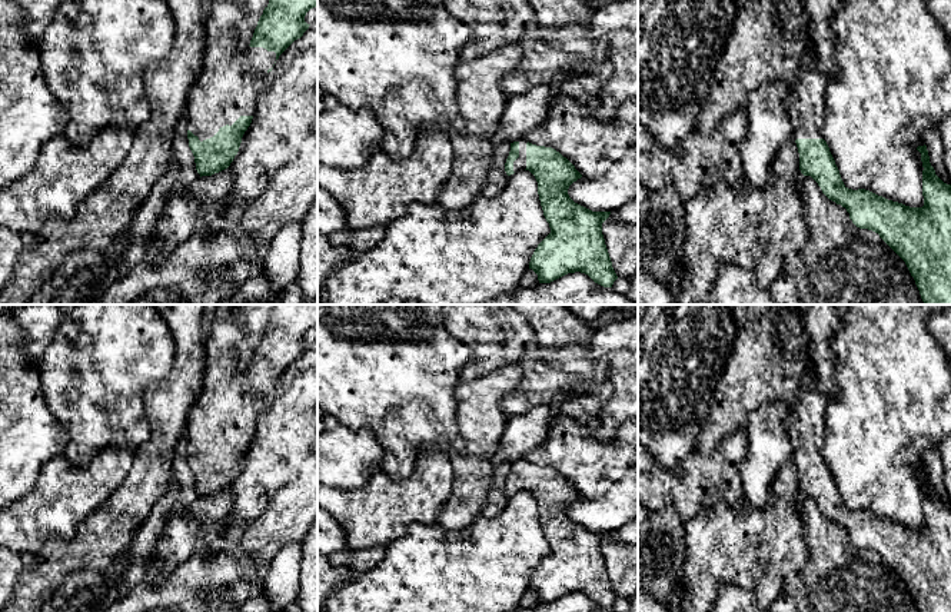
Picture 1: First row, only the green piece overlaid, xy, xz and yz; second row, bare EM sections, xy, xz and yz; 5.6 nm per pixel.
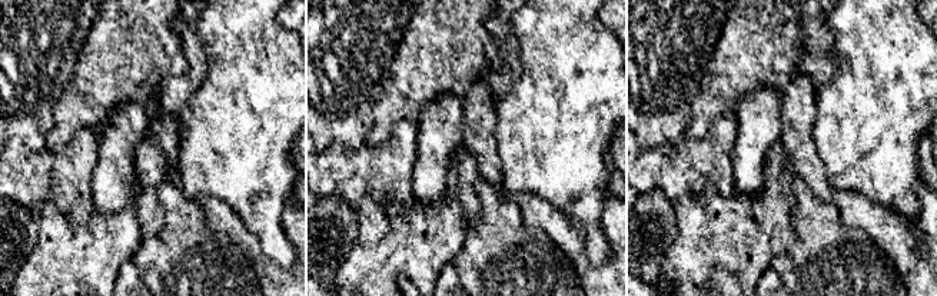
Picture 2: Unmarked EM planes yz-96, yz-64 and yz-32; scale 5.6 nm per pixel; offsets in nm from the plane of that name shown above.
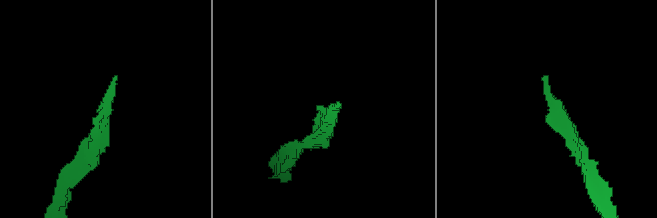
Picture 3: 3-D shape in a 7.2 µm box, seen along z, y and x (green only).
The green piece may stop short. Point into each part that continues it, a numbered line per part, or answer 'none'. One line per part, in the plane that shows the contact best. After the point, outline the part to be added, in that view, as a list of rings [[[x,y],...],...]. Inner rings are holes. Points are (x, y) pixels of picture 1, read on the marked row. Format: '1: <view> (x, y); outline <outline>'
1: xy (226, 89); outline [[[212,0],[205,17],[207,47],[203,70],[189,93],[186,114],[187,130],[200,142],[213,137],[226,124],[232,126],[240,116],[255,114],[256,94],[276,61],[276,53],[263,47],[249,46],[243,53],[237,50],[236,27],[243,19],[242,1]]]

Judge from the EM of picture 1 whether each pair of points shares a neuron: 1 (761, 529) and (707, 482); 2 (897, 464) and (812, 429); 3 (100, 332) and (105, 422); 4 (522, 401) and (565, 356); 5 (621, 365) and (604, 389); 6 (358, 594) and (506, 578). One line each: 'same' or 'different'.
1: different
2: different
3: same
4: same
5: different
6: same

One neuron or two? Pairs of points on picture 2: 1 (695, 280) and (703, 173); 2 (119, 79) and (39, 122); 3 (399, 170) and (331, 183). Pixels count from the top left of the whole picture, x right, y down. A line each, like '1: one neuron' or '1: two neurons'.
1: two neurons
2: two neurons
3: one neuron

